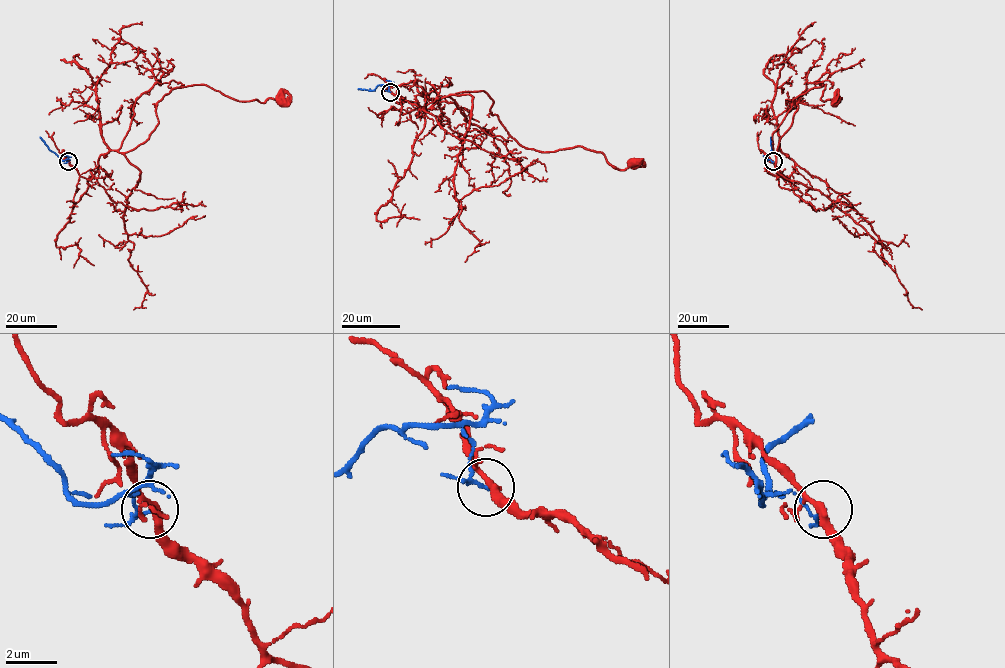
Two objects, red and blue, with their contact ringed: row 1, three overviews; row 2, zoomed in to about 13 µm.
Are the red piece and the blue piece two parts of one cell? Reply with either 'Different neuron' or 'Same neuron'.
Different neuron

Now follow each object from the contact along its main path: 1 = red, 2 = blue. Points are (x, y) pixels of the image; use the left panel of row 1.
1: (68, 161), (90, 179), (101, 155), (143, 144), (158, 123), (156, 104), (175, 88), (280, 100)
2: (68, 161), (61, 160), (40, 136)

